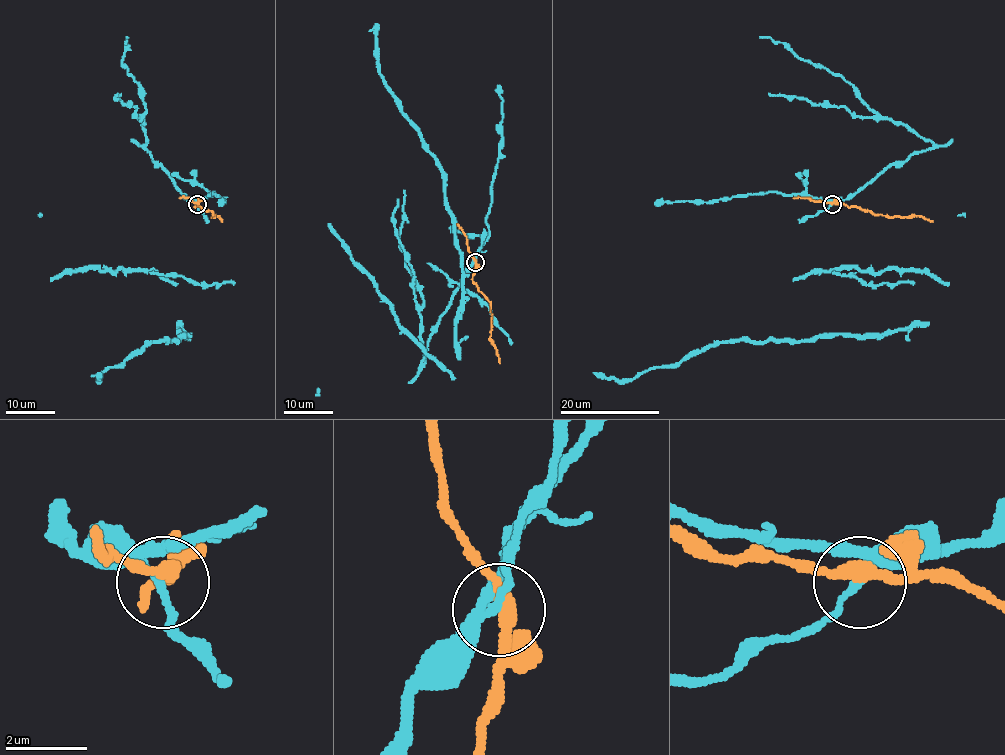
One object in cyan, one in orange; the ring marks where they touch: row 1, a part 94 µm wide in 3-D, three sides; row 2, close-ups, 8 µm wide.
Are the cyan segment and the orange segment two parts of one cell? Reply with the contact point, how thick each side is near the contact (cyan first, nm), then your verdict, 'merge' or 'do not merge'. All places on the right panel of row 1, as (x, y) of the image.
place (832, 204); calibres 150 and 320 nm; do not merge

